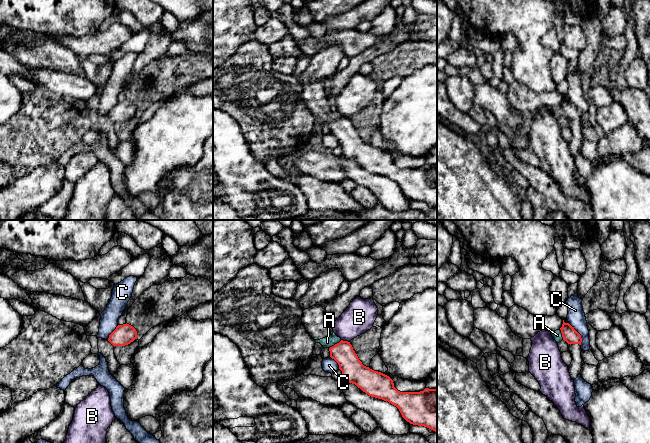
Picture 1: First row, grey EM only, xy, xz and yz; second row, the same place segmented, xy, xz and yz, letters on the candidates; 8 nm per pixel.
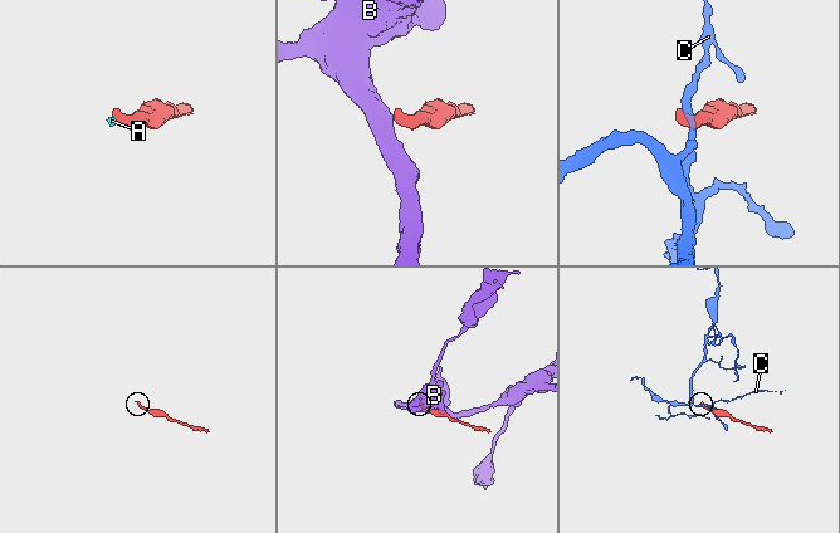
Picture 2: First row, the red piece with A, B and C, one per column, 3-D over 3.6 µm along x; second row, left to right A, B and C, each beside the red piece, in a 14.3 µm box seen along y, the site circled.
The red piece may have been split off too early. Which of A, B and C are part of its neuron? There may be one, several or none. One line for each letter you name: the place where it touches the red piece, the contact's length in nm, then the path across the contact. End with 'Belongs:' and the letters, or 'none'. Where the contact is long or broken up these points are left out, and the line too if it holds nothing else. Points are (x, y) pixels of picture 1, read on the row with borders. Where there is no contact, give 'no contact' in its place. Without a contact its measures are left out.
A: meets red in xz at (335, 344); contact 120 nm long; runs through xz (352, 368), (335, 344), (327, 342)
Belongs: A

